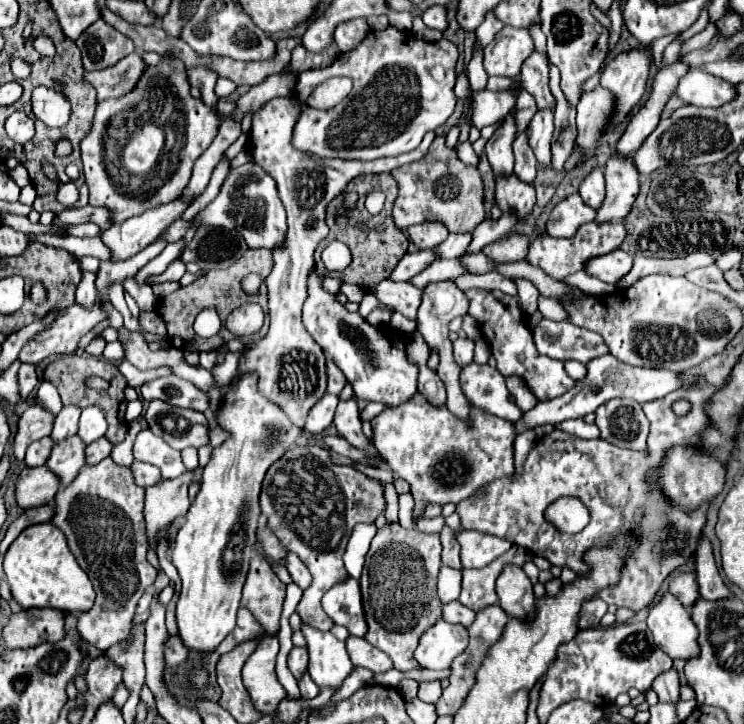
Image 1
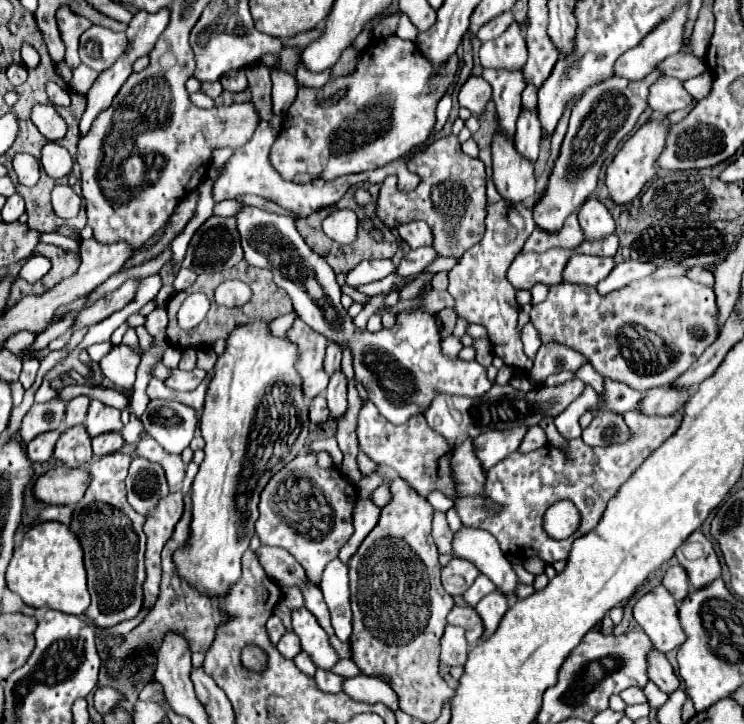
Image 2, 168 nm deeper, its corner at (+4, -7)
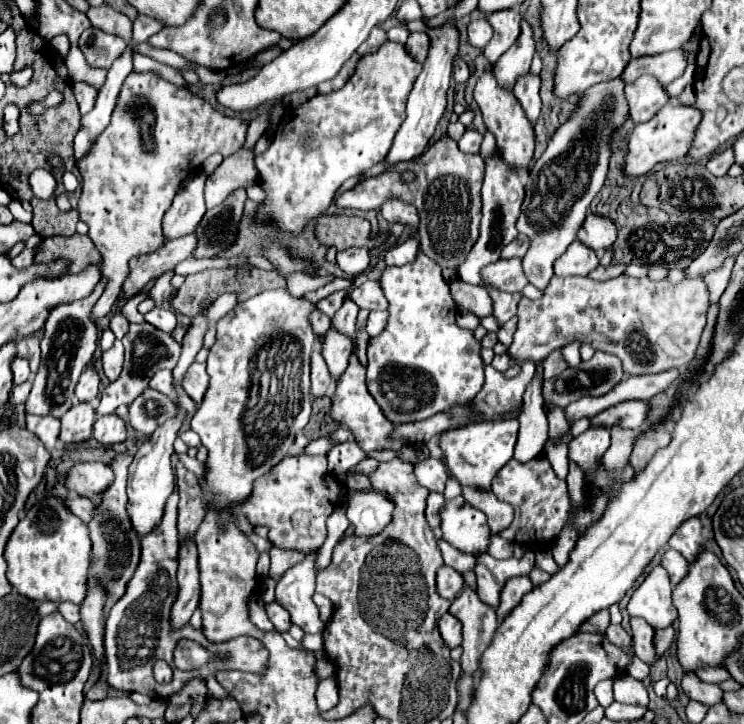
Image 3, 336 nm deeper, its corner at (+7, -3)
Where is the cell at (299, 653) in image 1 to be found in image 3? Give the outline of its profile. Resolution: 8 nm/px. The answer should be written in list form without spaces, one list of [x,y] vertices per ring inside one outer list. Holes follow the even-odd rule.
[[[277,602],[267,604],[265,608],[267,608],[269,620],[273,622],[275,630],[277,630],[277,632],[289,632],[289,628],[291,628],[291,618],[289,618],[289,612],[287,612],[283,606],[279,606]]]

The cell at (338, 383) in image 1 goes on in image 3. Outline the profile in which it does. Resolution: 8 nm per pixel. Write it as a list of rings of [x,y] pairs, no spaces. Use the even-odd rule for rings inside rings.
[[[347,298],[341,306],[341,310],[331,318],[331,326],[337,328],[341,334],[345,336],[353,336],[355,334],[355,318],[357,318],[359,308]]]

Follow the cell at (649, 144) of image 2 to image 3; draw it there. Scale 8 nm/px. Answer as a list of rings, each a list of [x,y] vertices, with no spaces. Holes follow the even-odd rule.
[[[665,104],[651,120],[637,124],[633,128],[633,134],[629,136],[627,154],[623,160],[623,174],[629,178],[645,176],[649,174],[657,164],[679,160],[687,154],[691,140],[693,140],[693,128],[697,128],[701,120],[701,112],[693,106],[679,106],[679,104]]]

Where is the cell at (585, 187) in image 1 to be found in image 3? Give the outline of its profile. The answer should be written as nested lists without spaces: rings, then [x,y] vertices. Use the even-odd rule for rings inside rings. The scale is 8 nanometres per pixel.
[[[589,212],[589,216],[585,218],[585,224],[581,226],[581,232],[577,234],[579,242],[583,242],[585,246],[593,248],[599,254],[607,246],[611,246],[616,238],[617,226],[615,226],[615,222],[607,216],[599,216],[593,212]]]

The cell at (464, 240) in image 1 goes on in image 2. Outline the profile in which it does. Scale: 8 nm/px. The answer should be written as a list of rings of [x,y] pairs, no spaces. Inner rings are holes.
[[[428,246],[428,248],[410,250],[408,254],[402,256],[400,264],[396,266],[396,274],[400,274],[400,276],[418,274],[418,272],[422,272],[434,258],[436,258],[436,252],[432,252],[430,246]]]

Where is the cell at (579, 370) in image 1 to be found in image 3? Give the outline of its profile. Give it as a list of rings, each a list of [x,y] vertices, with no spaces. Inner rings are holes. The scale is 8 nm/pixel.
[[[569,424],[569,430],[565,434],[561,434],[559,438],[549,438],[545,444],[545,454],[551,460],[555,474],[561,478],[565,478],[569,470],[567,468],[567,448],[571,440],[573,440],[573,434],[571,434],[571,424]]]

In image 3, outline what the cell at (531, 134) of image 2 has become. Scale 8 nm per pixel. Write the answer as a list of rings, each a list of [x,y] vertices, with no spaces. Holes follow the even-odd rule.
[[[525,74],[517,80],[515,88],[513,88],[513,94],[517,96],[527,120],[535,126],[537,118],[539,118],[539,112],[541,112],[541,98],[539,98],[539,76],[533,76],[533,74]]]

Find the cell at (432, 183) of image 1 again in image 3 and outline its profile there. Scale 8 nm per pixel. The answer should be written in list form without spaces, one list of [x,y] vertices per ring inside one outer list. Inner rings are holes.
[[[441,136],[433,142],[421,156],[395,164],[391,170],[383,172],[381,176],[369,178],[363,184],[347,190],[337,204],[343,208],[355,210],[381,210],[385,200],[405,200],[419,210],[419,248],[435,260],[441,268],[453,268],[465,260],[467,252],[473,248],[479,236],[479,220],[481,220],[481,180],[483,180],[485,162],[479,154],[463,154],[457,148],[457,142],[449,136]],[[403,170],[413,170],[417,174],[413,184],[403,184],[397,176]]]

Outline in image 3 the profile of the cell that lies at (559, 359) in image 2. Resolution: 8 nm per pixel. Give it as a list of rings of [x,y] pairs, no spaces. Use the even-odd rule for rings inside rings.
[[[539,362],[539,368],[529,382],[529,388],[525,390],[523,396],[523,412],[519,416],[521,428],[519,428],[519,440],[515,446],[515,460],[519,462],[529,462],[537,458],[543,452],[543,446],[549,438],[549,428],[547,428],[547,416],[541,406],[541,368],[543,364]]]

